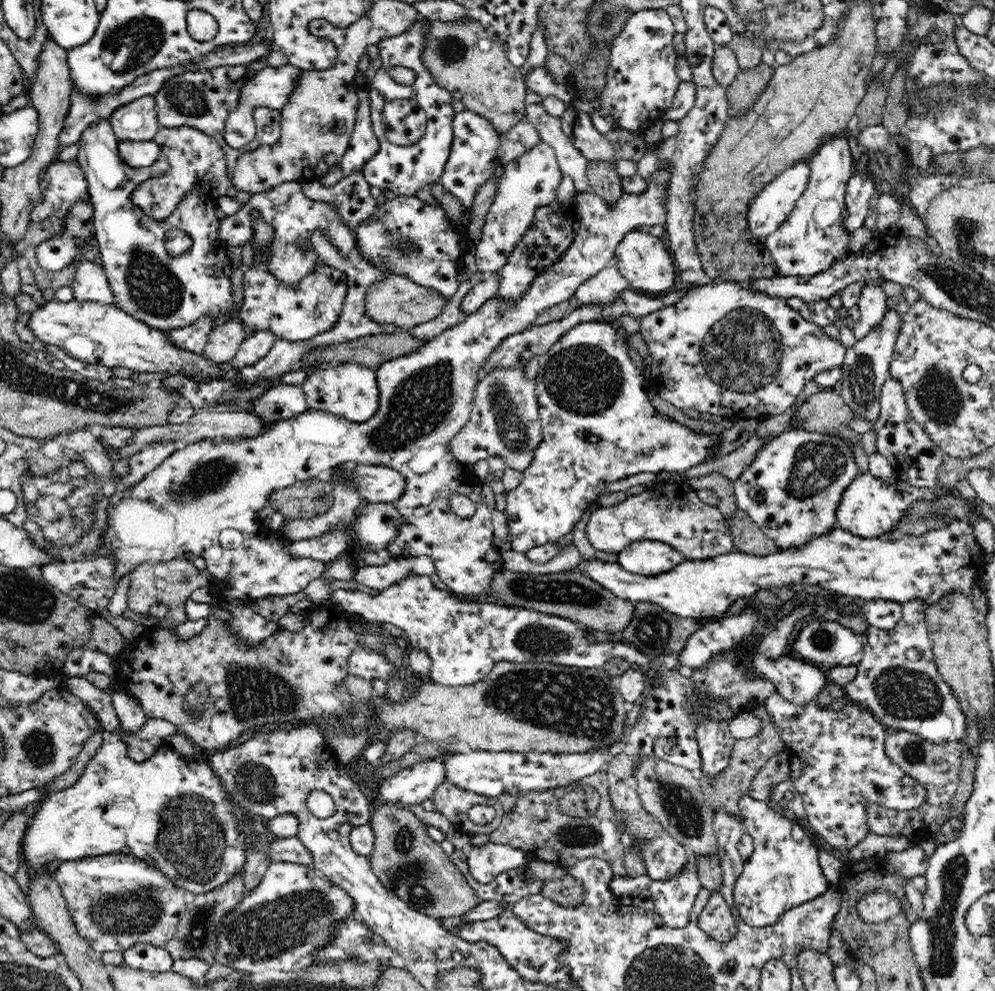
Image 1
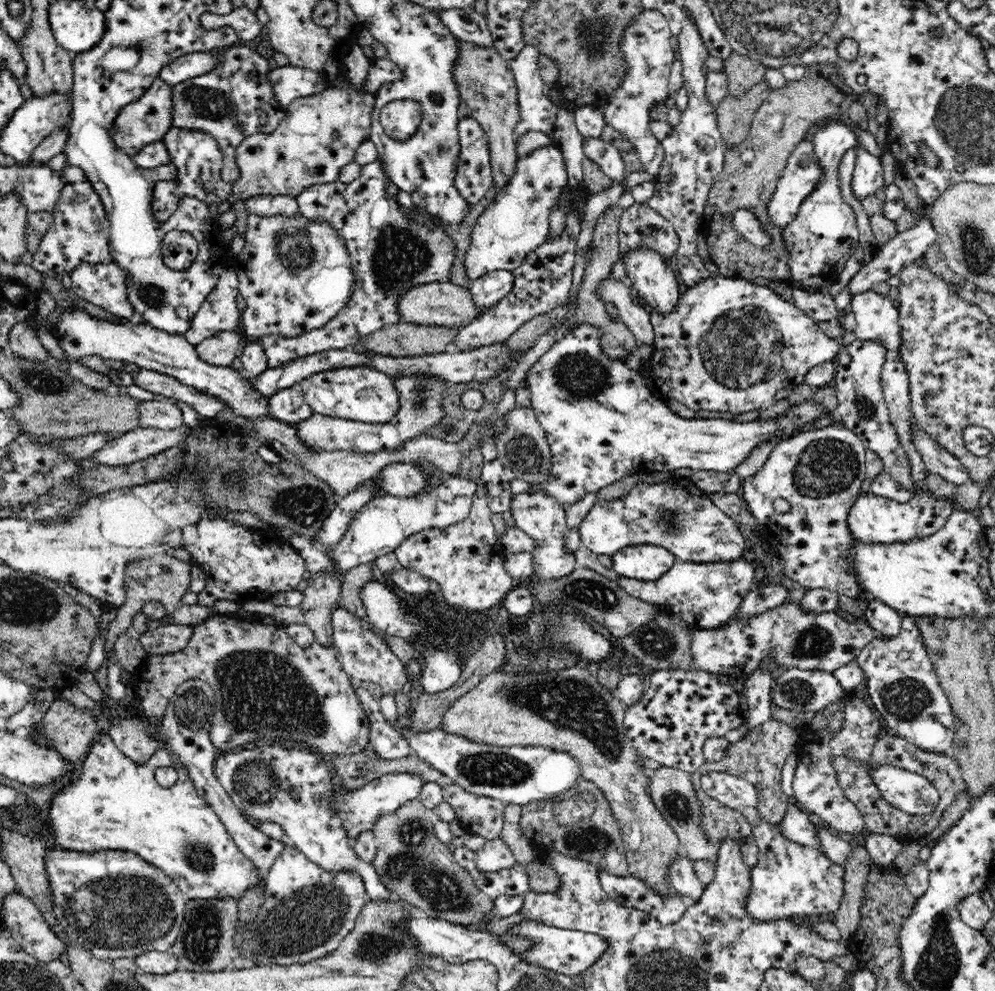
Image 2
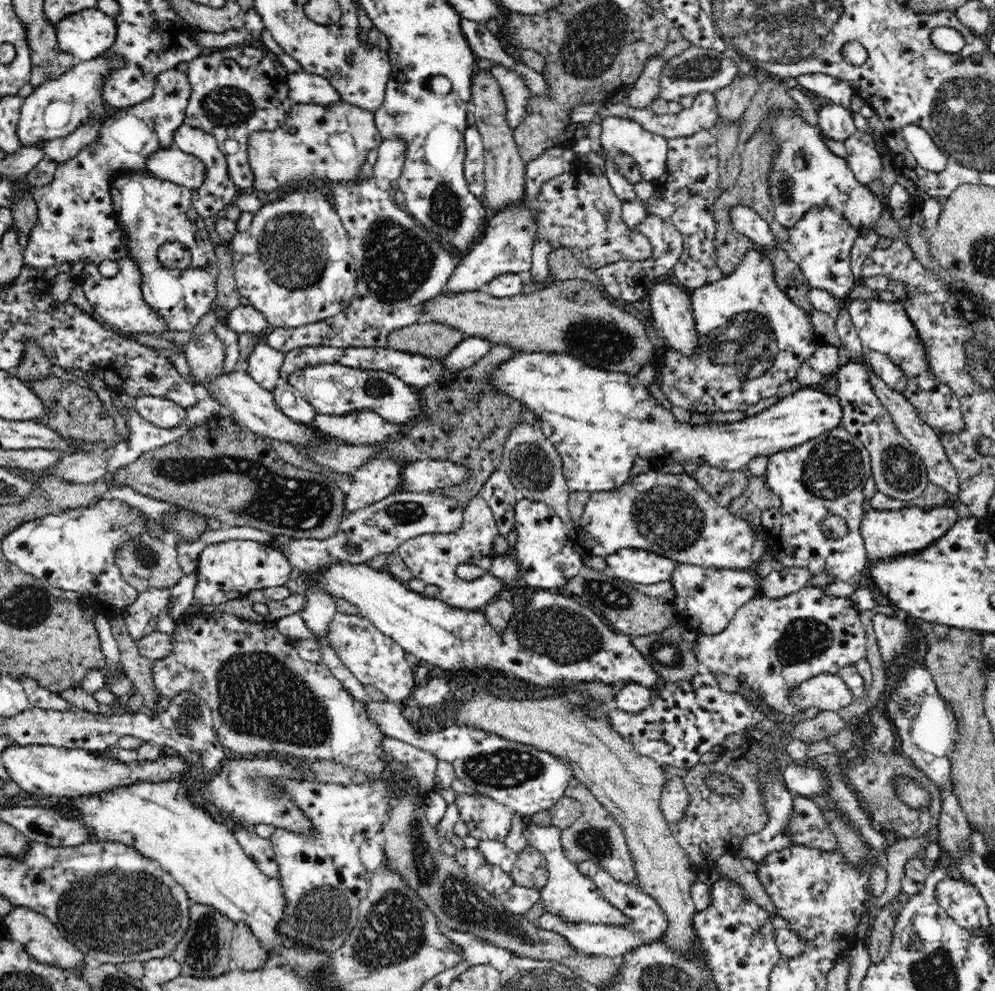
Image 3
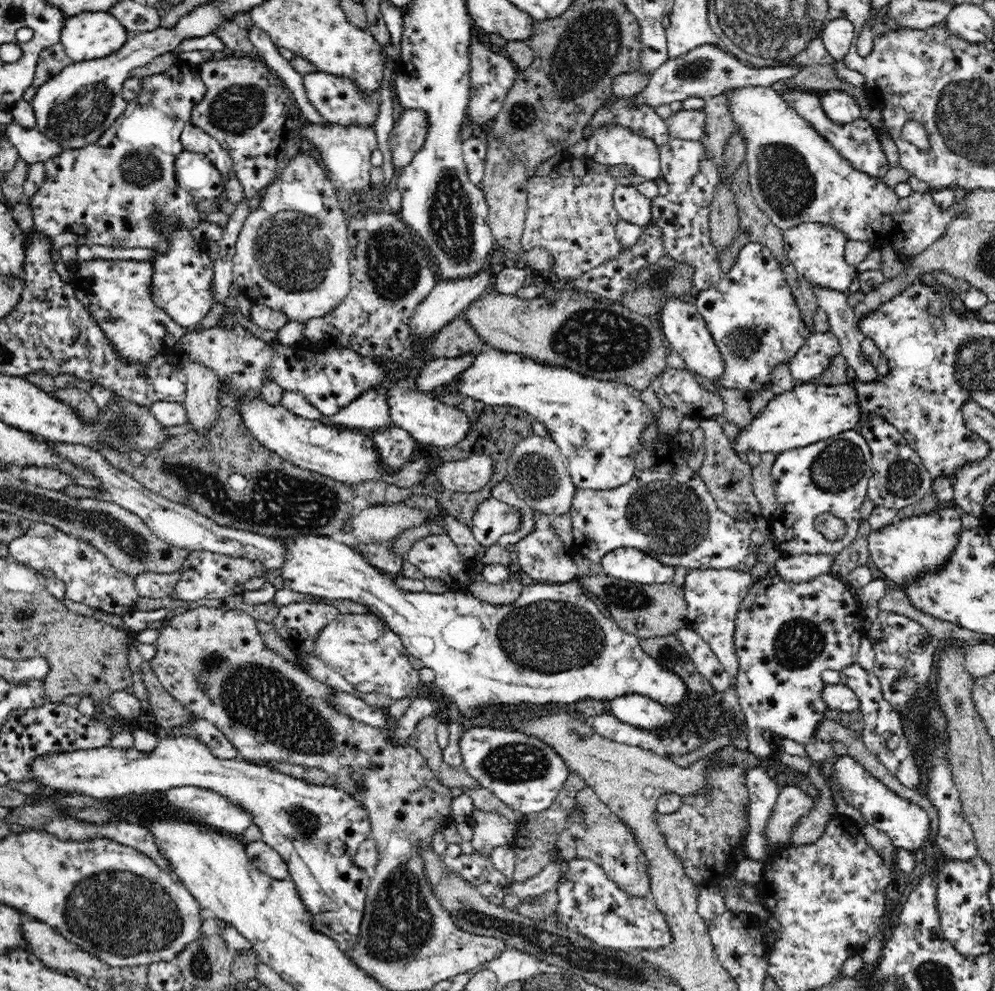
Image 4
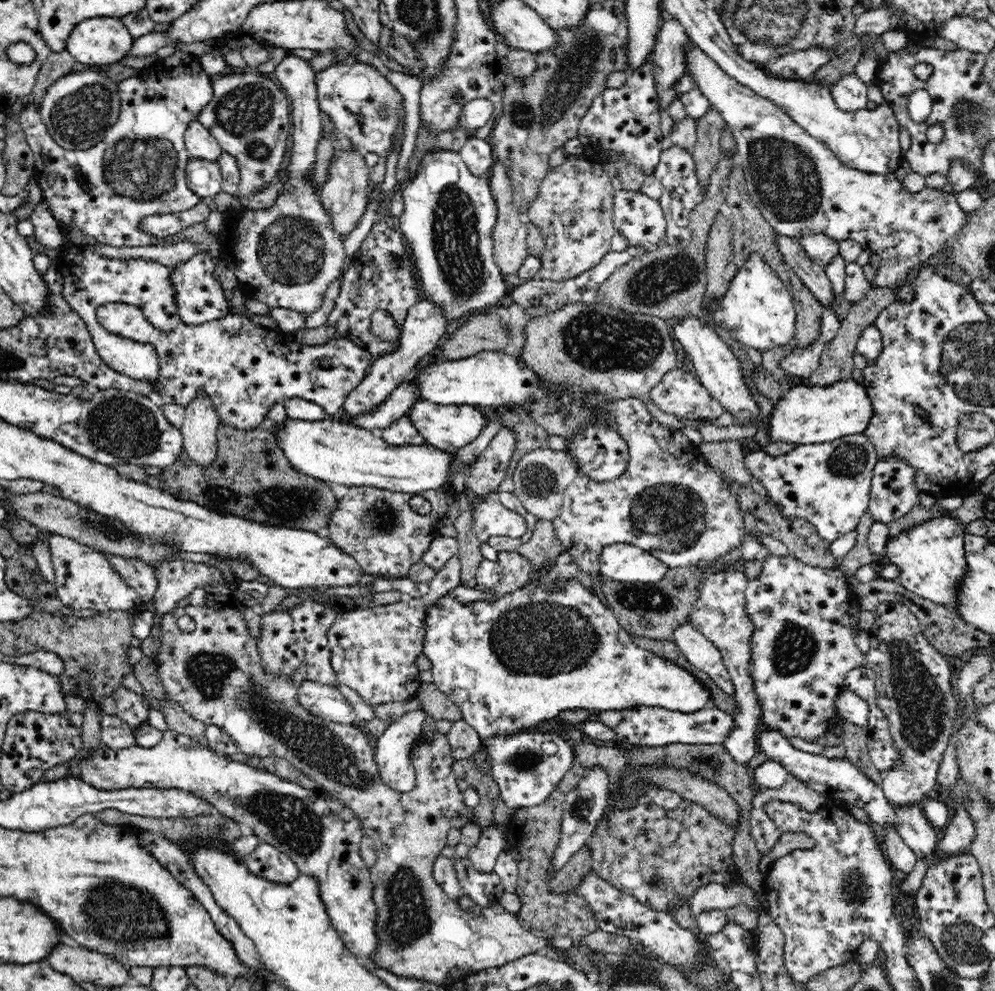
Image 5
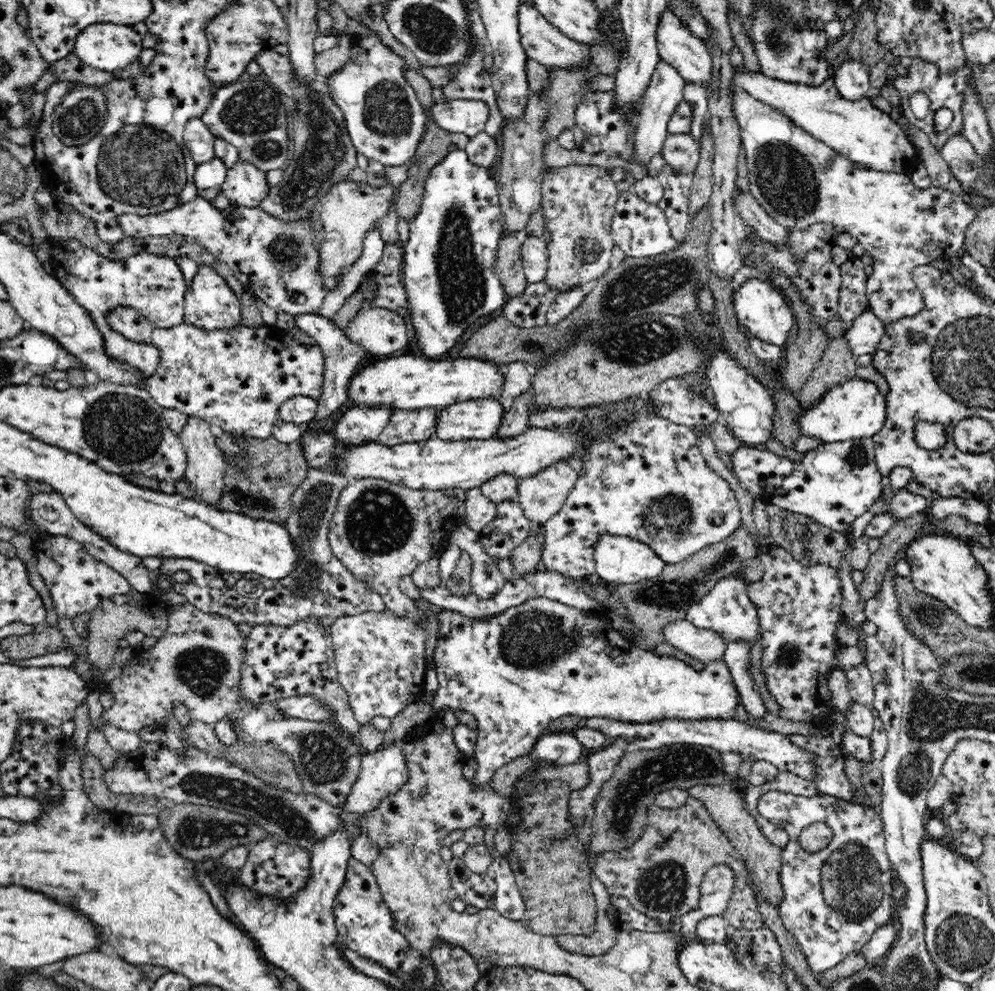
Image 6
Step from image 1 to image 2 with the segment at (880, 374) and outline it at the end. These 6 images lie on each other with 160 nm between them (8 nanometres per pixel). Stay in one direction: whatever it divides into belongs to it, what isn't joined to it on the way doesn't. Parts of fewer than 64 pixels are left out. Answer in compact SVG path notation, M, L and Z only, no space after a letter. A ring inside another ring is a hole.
M858 338L841 348L832 382L837 394L835 415L858 435L866 449L878 454L882 461L882 471L886 471L890 479L896 480L896 483L906 487L908 491L916 492L919 490L918 484L910 478L911 464L907 459L907 452L903 450L896 436L897 432L890 420L883 395L880 372L887 354L882 344Z

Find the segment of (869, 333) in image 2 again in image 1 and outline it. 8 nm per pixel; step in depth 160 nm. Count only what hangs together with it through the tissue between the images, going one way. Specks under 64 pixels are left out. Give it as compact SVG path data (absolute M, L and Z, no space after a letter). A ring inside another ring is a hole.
M867 283L861 290L857 302L860 318L852 329L856 340L862 340L874 326L880 324L890 309L886 299L886 294L879 283Z

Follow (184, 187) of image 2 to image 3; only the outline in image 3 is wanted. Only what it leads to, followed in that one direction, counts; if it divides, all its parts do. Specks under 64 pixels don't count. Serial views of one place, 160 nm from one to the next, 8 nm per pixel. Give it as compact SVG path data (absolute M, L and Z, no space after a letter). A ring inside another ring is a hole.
M182 123L177 133L174 134L174 144L182 152L194 154L194 156L200 158L206 165L206 180L200 190L194 190L191 196L191 202L194 204L198 214L206 219L216 217L220 210L229 208L233 204L235 196L240 191L229 177L229 167L227 166L226 157L218 147L216 138L198 128L191 128L191 126Z

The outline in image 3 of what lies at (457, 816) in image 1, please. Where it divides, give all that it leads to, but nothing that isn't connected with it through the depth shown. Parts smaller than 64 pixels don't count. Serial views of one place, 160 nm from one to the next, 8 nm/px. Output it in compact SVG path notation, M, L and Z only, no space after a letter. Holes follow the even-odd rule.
M486 795L456 796L459 820L466 823L469 836L478 841L505 843L512 829L513 812L506 805Z

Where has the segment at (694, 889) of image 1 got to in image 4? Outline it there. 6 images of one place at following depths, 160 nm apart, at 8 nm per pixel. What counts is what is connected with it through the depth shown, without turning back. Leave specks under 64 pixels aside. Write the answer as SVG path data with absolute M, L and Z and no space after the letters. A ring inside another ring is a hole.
M575 858L566 861L566 874L561 876L557 886L559 903L556 913L560 915L563 928L570 932L589 938L594 944L630 953L631 950L644 951L648 948L660 948L673 941L673 935L669 929L669 923L665 914L655 905L655 901L649 897L639 897L619 889L608 877L604 869L587 858Z

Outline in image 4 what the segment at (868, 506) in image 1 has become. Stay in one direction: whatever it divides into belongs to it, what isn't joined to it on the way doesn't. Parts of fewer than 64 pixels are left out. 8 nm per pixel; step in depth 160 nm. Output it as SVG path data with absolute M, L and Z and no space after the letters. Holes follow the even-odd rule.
M953 504L942 505L930 514L899 519L869 532L867 541L870 558L890 586L908 589L919 579L946 568L964 529L960 513Z

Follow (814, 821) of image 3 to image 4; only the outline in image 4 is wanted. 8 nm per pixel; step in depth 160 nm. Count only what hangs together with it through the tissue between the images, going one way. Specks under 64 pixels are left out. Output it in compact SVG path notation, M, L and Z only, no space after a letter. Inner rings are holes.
M784 784L770 812L770 820L766 822L765 834L770 845L778 844L781 848L786 846L792 837L794 826L801 816L813 808L815 800L798 786Z

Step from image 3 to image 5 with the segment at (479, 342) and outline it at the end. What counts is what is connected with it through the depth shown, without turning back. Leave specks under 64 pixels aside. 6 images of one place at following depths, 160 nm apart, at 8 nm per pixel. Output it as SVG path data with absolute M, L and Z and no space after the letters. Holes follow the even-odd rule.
M403 382L378 406L372 407L370 411L363 411L362 414L352 415L350 423L378 433L378 430L390 426L395 420L406 415L409 408L418 400L415 386Z

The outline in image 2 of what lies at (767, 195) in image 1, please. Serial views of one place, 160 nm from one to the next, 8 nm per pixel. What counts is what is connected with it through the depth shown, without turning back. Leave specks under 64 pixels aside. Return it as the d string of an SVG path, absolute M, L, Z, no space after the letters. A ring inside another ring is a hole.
M804 138L799 142L798 147L791 152L786 168L780 172L776 190L770 197L769 216L774 225L782 228L790 225L790 222L797 218L802 202L822 184L822 180L824 180L824 167L820 165L820 159L814 153L813 142Z

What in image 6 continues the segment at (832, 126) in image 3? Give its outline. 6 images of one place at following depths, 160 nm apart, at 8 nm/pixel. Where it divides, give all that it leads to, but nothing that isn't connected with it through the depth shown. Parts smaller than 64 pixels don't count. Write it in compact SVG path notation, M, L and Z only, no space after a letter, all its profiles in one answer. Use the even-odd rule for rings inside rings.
M858 58L846 59L836 67L834 83L837 90L848 100L864 98L870 90L869 74L864 70L864 62Z

